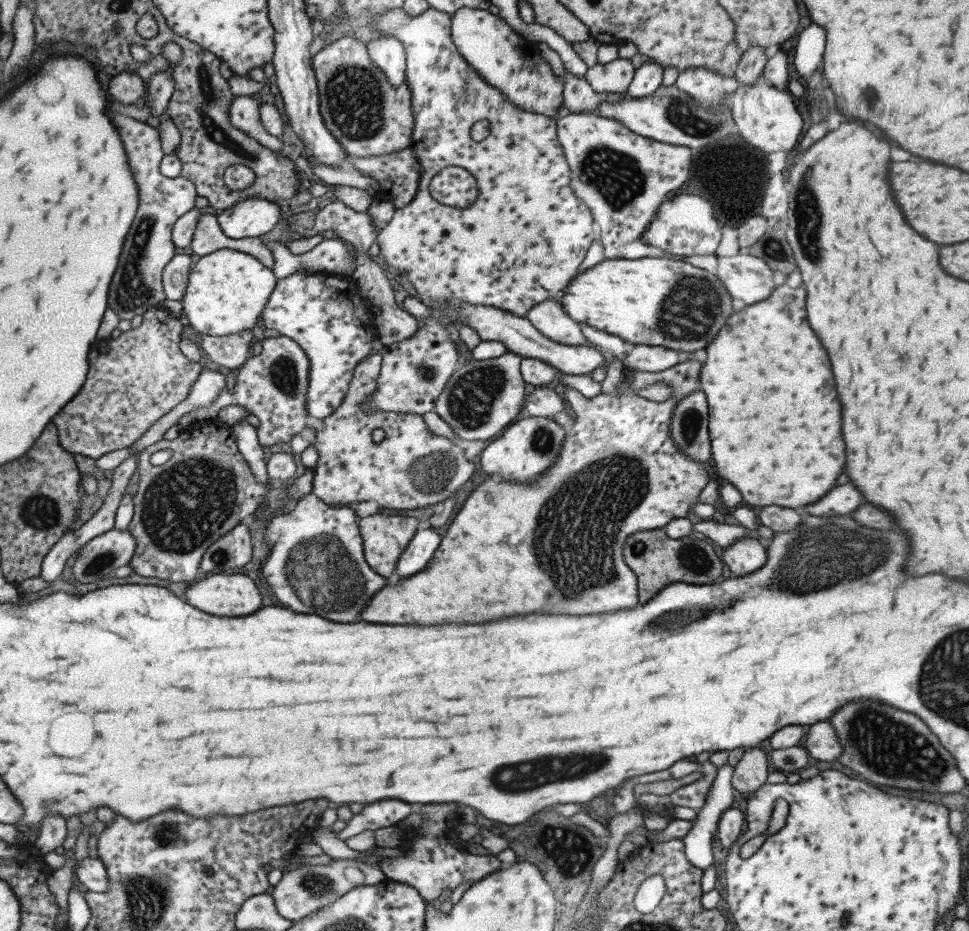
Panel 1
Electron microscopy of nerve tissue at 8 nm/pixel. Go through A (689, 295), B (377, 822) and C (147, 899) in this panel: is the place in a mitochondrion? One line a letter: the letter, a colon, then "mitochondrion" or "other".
A: mitochondrion
B: other
C: mitochondrion

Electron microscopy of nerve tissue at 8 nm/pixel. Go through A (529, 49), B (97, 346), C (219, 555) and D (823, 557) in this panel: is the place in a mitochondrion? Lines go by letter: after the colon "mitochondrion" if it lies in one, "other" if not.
A: other
B: other
C: mitochondrion
D: mitochondrion

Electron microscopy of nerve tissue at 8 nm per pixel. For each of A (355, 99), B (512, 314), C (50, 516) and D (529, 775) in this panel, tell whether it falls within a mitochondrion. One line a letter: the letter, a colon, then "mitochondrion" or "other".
A: mitochondrion
B: other
C: mitochondrion
D: mitochondrion

